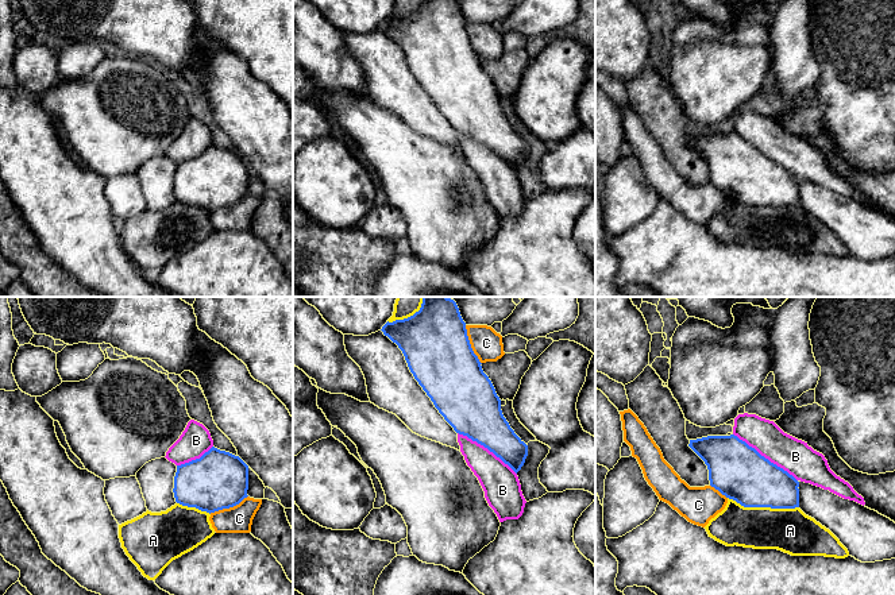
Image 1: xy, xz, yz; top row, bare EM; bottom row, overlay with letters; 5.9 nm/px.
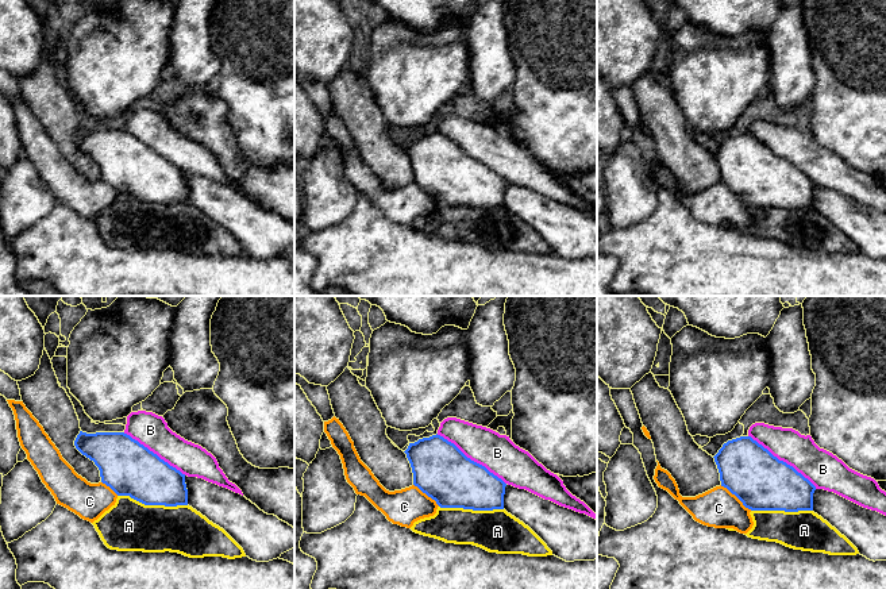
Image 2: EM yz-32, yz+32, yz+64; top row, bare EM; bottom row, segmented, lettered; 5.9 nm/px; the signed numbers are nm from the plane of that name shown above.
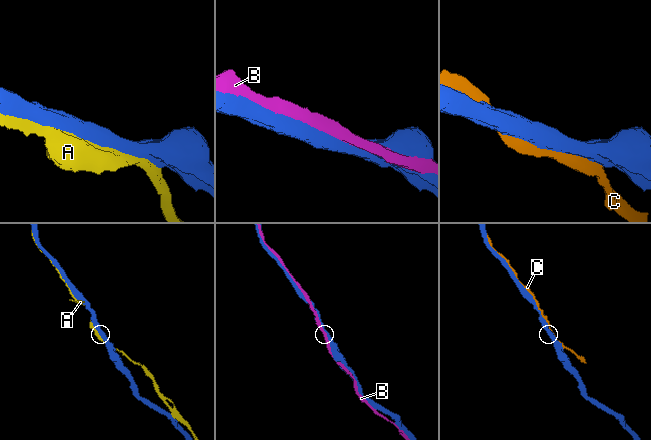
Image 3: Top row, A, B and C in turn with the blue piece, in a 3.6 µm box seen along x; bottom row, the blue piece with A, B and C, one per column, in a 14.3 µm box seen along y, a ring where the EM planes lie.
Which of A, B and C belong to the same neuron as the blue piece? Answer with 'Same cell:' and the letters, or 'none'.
Same cell: B

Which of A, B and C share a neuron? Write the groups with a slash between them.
A C / B

